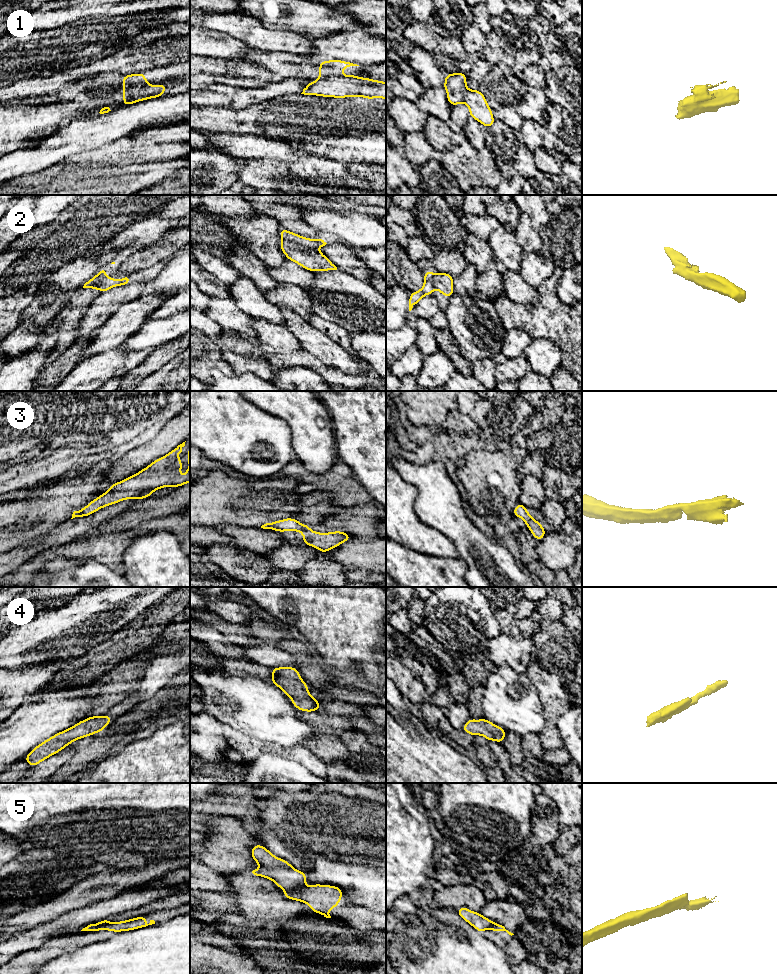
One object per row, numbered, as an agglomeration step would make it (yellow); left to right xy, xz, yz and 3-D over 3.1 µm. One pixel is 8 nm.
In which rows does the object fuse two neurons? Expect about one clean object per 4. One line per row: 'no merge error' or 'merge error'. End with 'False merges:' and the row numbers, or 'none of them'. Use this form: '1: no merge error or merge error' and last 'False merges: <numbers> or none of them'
1: merge error
2: merge error
3: no merge error
4: no merge error
5: merge error
False merges: 1, 2, 5

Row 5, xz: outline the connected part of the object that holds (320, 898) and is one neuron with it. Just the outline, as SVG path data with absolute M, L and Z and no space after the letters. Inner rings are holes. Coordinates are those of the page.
M313 884L308 887L294 889L284 893L286 899L301 901L306 903L312 912L322 914L326 918L331 918L330 908L337 908L337 904L342 900L343 890L332 885Z

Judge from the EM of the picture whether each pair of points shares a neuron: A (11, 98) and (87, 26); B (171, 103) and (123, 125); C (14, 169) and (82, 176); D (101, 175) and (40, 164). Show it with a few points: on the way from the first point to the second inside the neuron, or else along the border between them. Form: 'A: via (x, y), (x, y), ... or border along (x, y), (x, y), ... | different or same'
A: border along (36, 76), (18, 79), (11, 85) | different
B: via (159, 110), (135, 115) | same
C: border along (48, 167), (33, 174) | different
D: border along (63, 160), (33, 174) | different

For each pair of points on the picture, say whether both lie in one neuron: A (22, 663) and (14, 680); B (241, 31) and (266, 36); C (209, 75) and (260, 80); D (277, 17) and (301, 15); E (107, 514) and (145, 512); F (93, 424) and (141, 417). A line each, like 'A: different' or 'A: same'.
A: different
B: same
C: same
D: same
E: different
F: same

